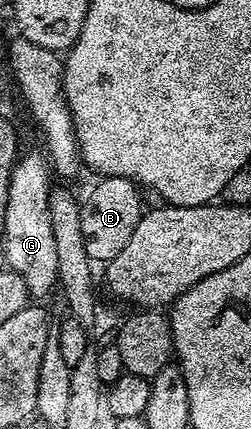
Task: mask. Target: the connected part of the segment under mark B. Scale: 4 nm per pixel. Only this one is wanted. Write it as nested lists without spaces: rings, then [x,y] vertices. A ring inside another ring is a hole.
[[[106,176],[97,181],[92,193],[80,204],[81,234],[89,260],[107,262],[120,253],[126,242],[130,242],[130,234],[134,234],[134,226],[138,226],[142,215],[142,192],[133,180],[121,176]]]

